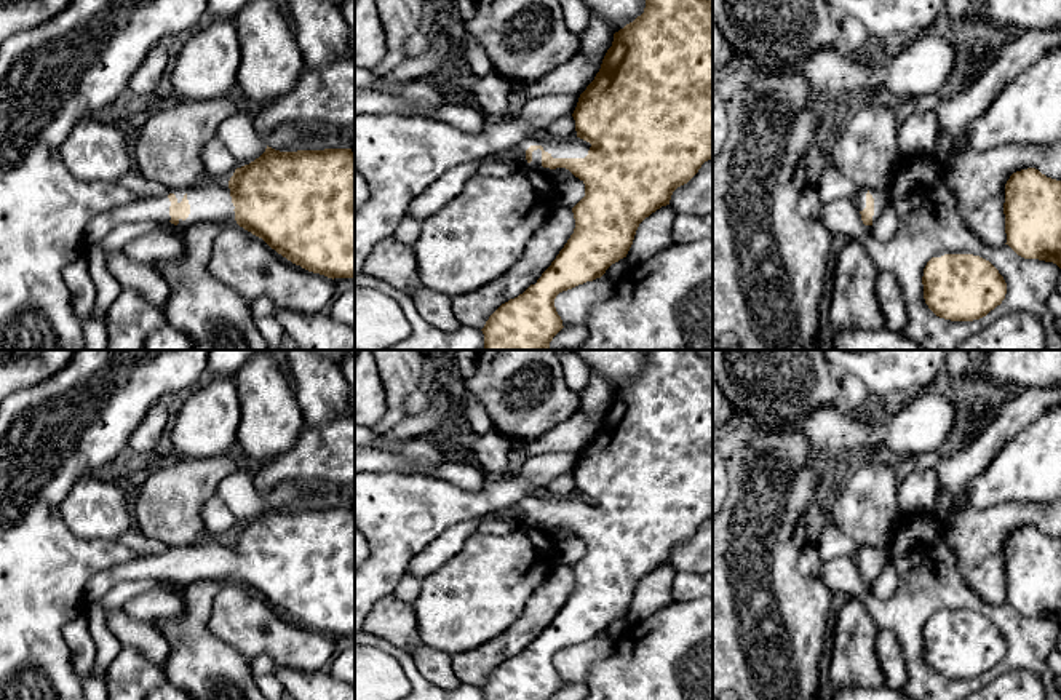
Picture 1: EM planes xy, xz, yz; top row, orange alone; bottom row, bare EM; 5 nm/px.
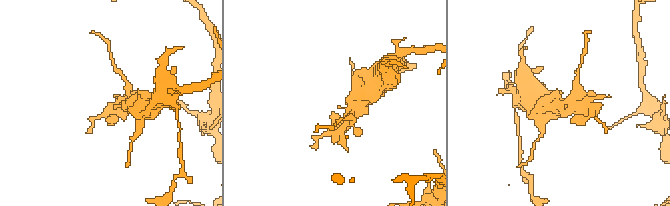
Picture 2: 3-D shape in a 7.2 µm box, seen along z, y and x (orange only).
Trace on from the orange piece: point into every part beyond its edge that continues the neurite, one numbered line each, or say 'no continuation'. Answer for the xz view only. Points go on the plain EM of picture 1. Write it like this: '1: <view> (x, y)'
1: xz (576, 505)

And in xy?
1: xy (211, 560)

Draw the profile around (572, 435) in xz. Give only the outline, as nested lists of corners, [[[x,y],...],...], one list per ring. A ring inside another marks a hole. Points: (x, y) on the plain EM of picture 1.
[[[578,411],[542,436],[529,439],[511,438],[511,452],[521,455],[524,460],[550,452],[580,454],[594,438],[601,427],[602,417],[604,414],[588,417]]]

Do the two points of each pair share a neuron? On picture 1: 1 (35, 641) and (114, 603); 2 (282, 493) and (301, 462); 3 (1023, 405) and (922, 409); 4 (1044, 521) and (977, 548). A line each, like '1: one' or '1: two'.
1: two
2: two
3: two
4: one

